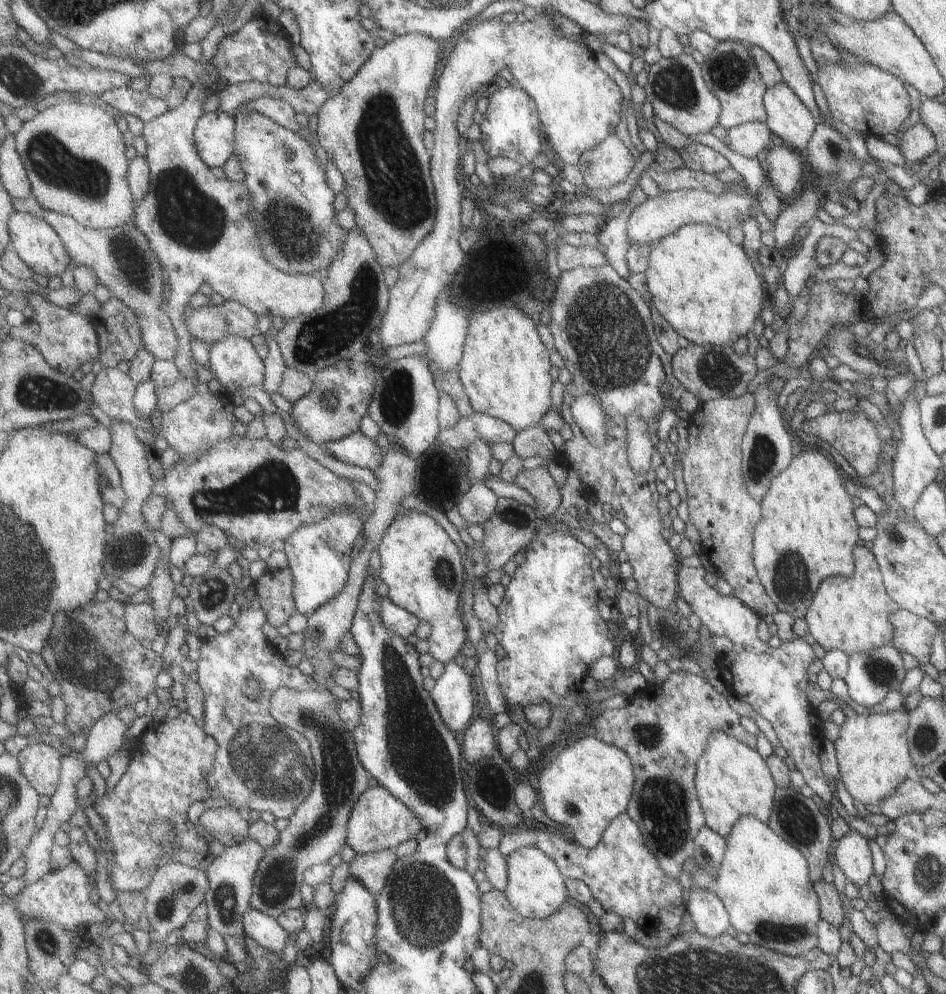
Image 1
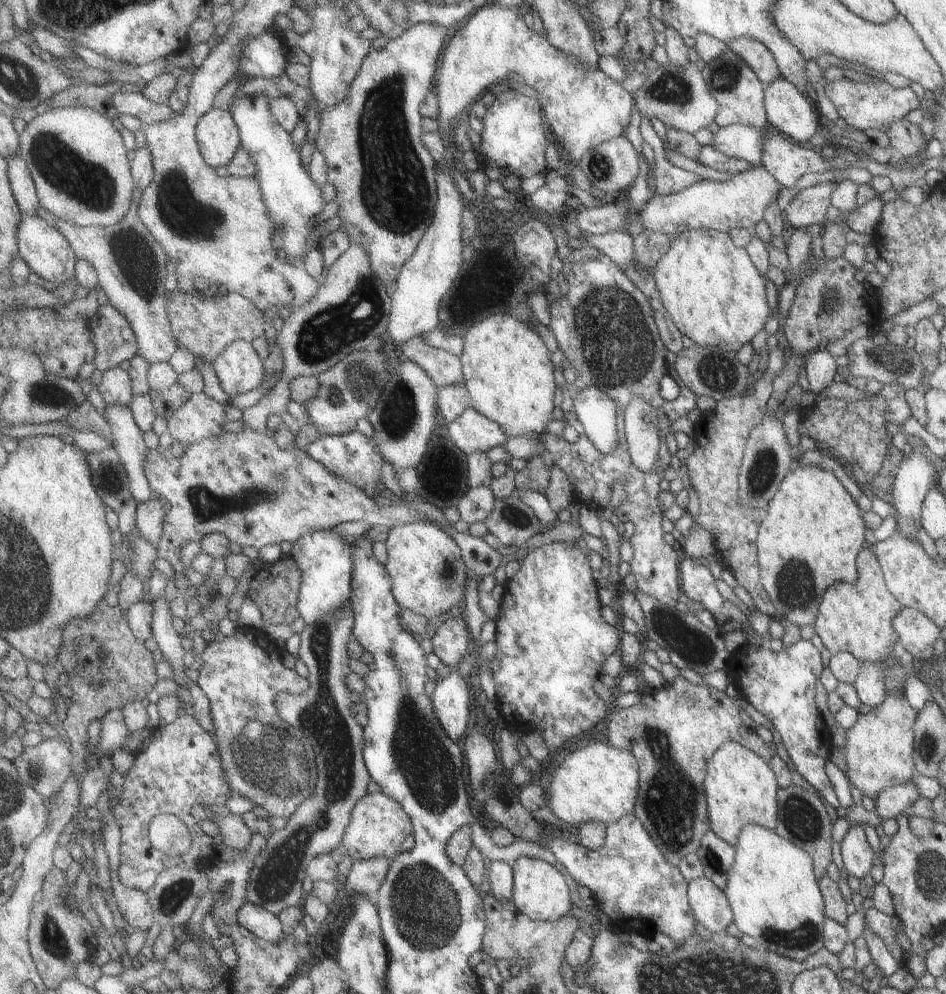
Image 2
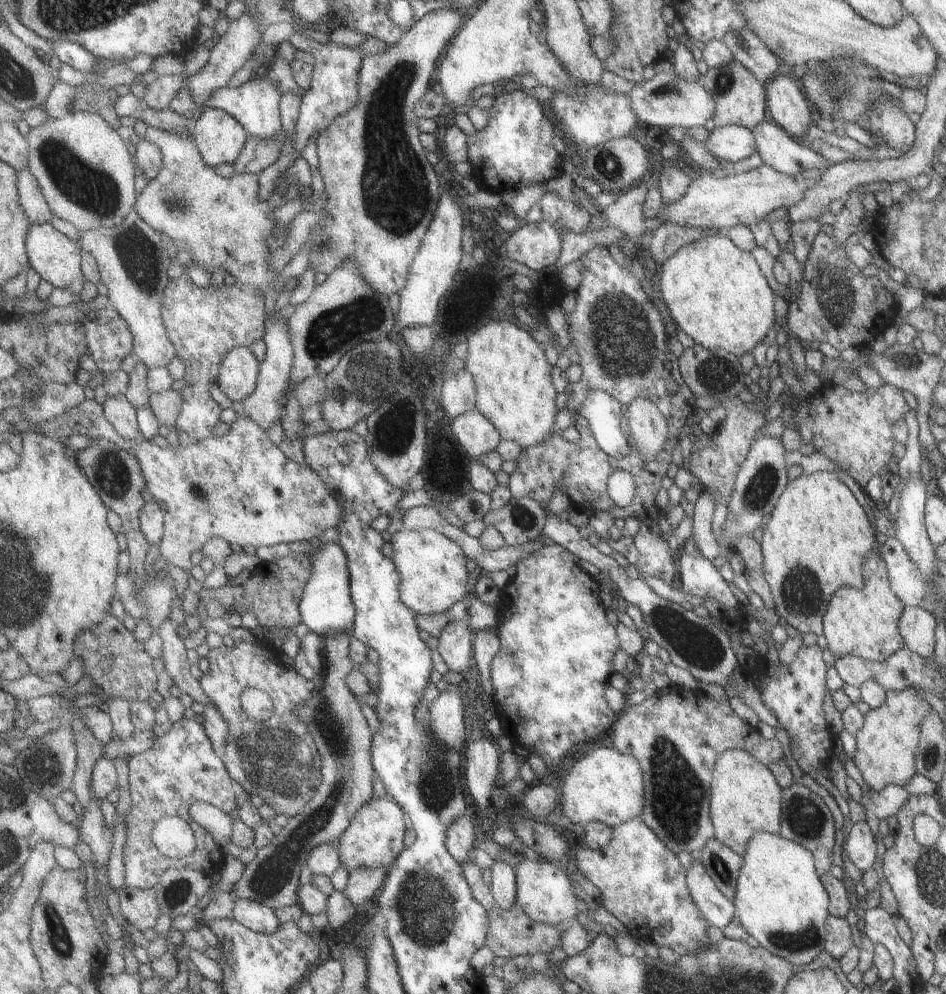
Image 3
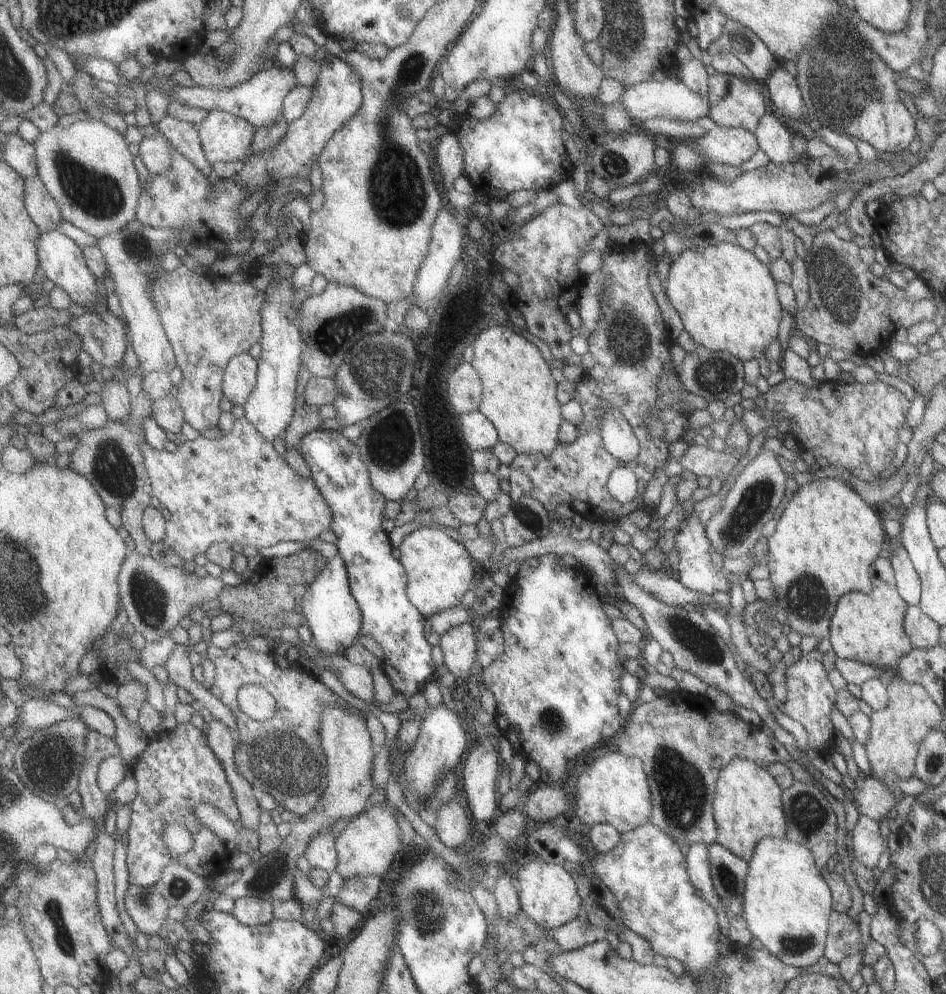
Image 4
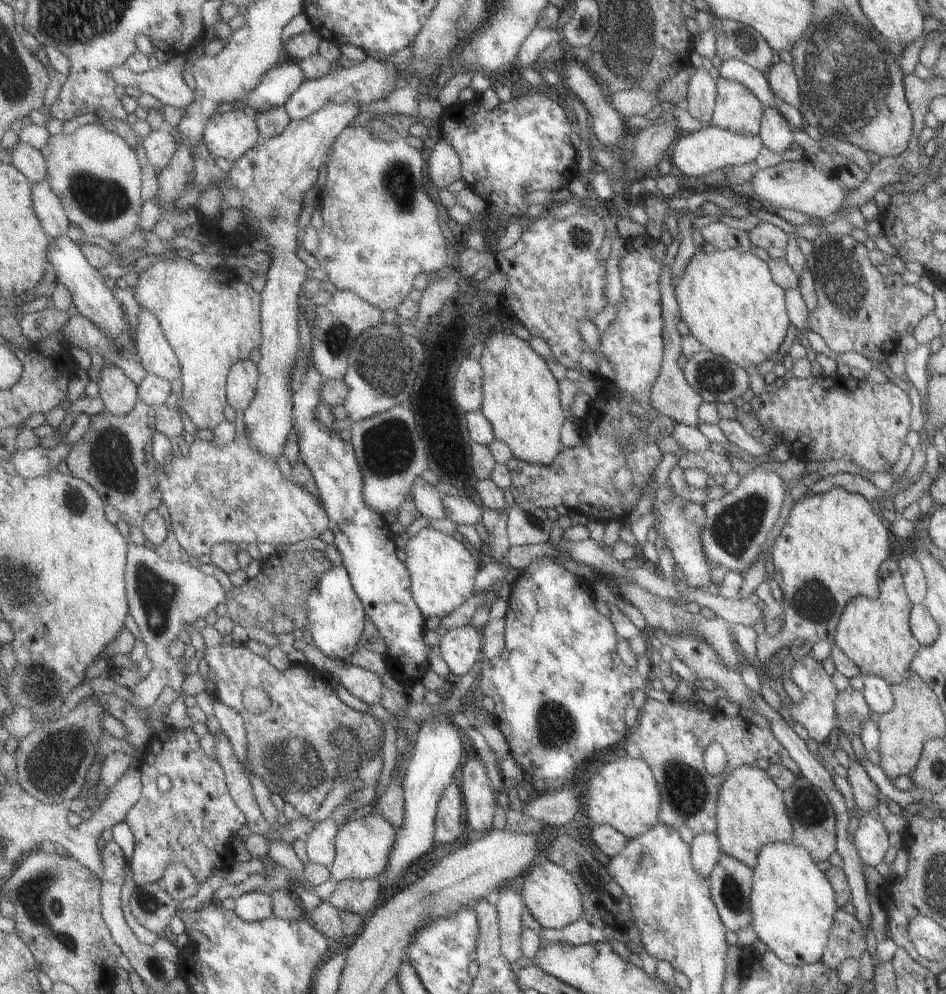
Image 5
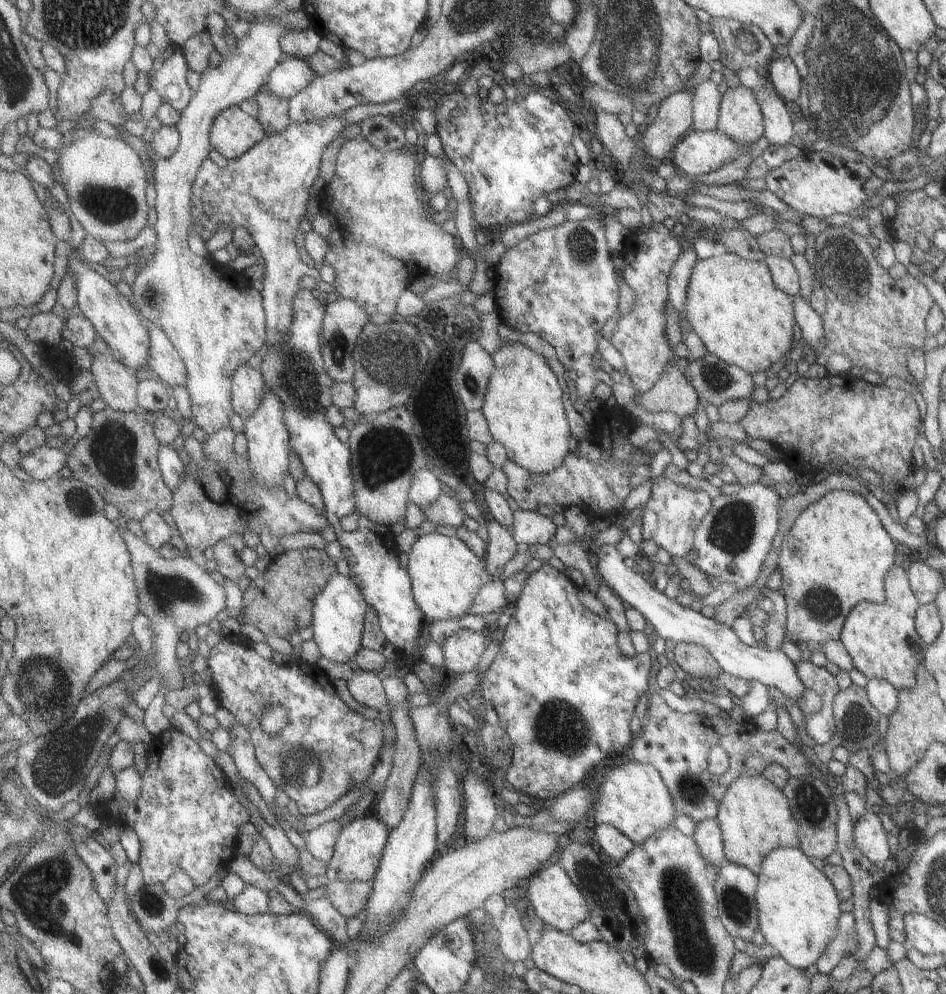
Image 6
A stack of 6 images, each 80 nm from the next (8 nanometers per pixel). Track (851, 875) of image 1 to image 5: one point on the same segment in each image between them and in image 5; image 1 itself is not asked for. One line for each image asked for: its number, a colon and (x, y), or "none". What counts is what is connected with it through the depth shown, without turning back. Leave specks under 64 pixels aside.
2: (856, 854)
3: (860, 845)
4: (867, 845)
5: (870, 838)

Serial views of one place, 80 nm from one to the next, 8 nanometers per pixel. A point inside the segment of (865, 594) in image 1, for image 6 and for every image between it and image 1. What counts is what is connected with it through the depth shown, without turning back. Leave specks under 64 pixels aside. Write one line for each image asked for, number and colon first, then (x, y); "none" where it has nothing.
2: (856, 618)
3: (862, 622)
4: (865, 627)
5: (874, 634)
6: (881, 640)

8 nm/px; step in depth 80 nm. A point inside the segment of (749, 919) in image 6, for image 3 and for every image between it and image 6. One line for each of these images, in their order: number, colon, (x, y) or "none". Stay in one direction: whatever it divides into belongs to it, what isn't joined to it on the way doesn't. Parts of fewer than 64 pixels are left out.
3: (723, 864)
4: (729, 872)
5: (731, 881)

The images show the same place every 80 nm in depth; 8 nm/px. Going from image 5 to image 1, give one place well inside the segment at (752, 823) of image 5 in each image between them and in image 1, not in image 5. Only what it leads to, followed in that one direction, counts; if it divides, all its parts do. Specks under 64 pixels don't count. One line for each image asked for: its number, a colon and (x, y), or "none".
1: (732, 780)
2: (740, 788)
3: (745, 800)
4: (747, 805)

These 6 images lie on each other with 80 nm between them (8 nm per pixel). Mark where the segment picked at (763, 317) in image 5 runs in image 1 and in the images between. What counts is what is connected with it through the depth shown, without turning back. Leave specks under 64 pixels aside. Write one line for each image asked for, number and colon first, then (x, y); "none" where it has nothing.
1: (703, 284)
2: (709, 286)
3: (715, 291)
4: (725, 297)

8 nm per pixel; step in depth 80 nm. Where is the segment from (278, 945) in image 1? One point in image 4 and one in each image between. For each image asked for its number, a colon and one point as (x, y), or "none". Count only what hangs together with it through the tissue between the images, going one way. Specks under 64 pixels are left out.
2: (266, 925)
3: (261, 918)
4: (253, 911)

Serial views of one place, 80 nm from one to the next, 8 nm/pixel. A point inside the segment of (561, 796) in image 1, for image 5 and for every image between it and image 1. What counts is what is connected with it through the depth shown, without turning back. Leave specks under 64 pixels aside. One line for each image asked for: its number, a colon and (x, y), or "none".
2: (597, 785)
3: (606, 788)
4: (614, 795)
5: (624, 800)

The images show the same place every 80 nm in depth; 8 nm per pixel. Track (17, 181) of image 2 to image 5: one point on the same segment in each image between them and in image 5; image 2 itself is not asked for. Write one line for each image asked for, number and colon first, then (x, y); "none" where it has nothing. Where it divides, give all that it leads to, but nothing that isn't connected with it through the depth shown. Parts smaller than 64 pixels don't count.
3: (33, 200)
4: (45, 210)
5: (49, 207)

